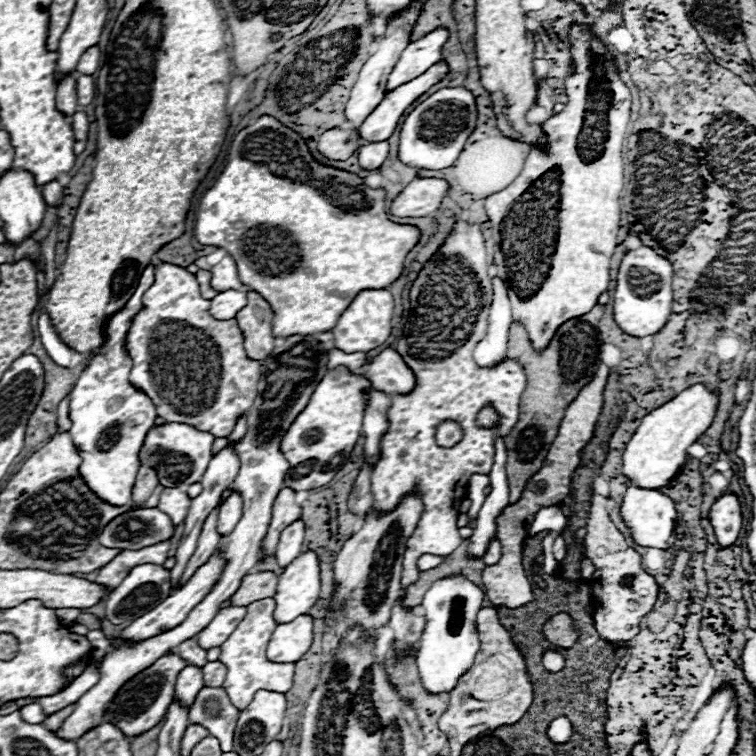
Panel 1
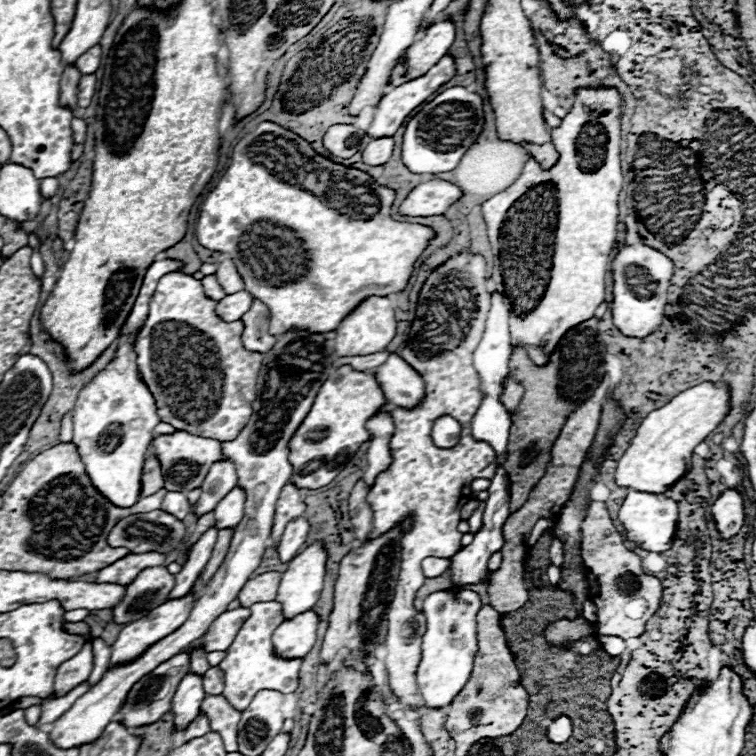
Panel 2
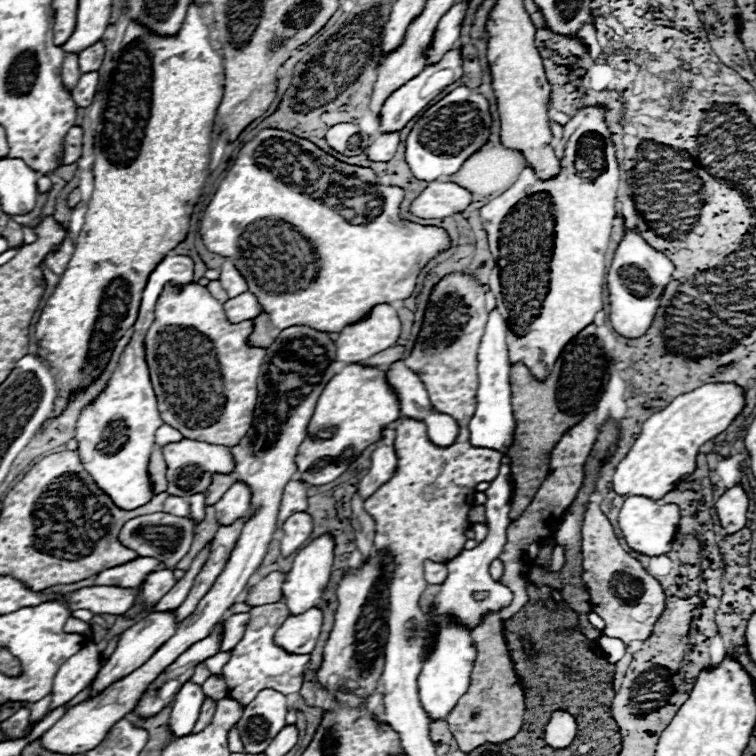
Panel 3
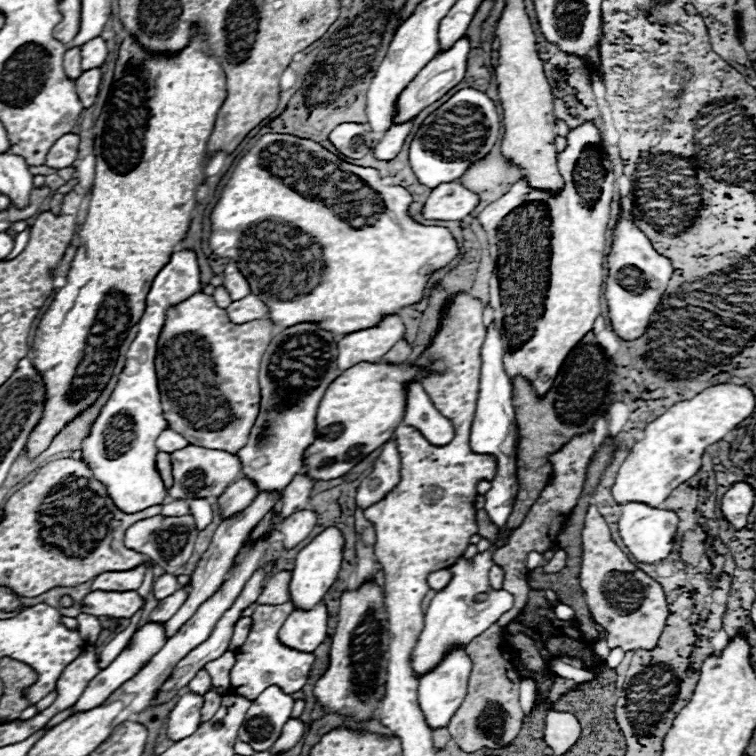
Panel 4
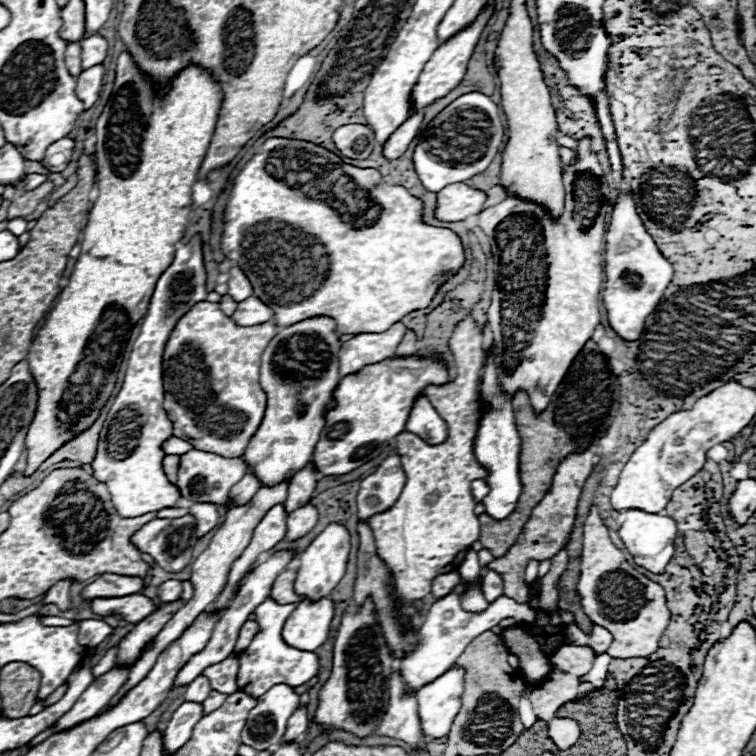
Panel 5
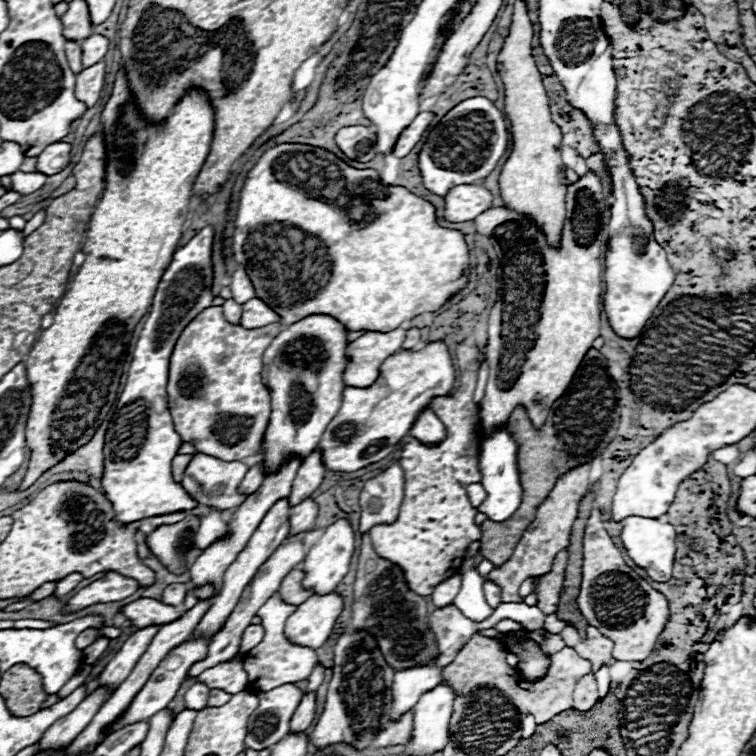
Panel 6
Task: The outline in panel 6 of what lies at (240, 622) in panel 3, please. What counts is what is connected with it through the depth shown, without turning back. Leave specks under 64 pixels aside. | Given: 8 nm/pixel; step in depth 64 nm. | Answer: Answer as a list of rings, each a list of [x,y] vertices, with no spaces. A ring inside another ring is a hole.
[[[250,624],[244,634],[242,634],[242,642],[240,642],[240,652],[250,652],[254,646],[258,646],[258,642],[262,642],[264,638],[264,628]]]

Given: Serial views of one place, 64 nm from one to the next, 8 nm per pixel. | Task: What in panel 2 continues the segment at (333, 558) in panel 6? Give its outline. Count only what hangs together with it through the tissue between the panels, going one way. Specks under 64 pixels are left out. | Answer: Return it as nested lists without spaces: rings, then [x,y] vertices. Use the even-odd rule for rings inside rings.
[[[322,542],[308,546],[304,552],[292,558],[288,570],[282,574],[276,598],[282,602],[284,618],[294,618],[314,608],[324,588],[326,560],[328,554]]]

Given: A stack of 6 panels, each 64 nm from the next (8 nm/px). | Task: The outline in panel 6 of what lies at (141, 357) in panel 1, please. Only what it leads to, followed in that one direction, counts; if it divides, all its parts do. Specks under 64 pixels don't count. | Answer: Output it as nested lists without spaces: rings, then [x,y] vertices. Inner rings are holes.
[[[212,306],[194,318],[182,332],[176,342],[176,348],[170,358],[170,414],[180,438],[188,444],[194,444],[202,454],[214,454],[216,458],[226,460],[244,460],[248,456],[262,454],[264,432],[270,422],[270,392],[262,384],[262,354],[270,346],[272,338],[282,330],[280,324],[270,324],[258,330],[246,330],[242,326],[232,326],[226,322],[222,308]]]

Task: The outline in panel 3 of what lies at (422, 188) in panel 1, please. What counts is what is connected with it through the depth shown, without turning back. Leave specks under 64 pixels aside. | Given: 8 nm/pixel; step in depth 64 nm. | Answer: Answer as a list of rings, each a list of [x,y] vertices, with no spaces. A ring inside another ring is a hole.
[[[436,180],[414,200],[410,212],[418,218],[448,218],[464,212],[470,202],[472,194],[466,188],[454,182]]]

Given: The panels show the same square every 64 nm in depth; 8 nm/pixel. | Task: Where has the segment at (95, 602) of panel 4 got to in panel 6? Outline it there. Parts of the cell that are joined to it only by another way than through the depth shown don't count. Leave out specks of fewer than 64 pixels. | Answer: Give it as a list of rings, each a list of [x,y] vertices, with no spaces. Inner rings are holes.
[[[138,598],[124,606],[122,612],[140,630],[146,626],[166,626],[166,622],[174,622],[174,618],[180,618],[186,610],[180,606],[158,602],[154,598]]]

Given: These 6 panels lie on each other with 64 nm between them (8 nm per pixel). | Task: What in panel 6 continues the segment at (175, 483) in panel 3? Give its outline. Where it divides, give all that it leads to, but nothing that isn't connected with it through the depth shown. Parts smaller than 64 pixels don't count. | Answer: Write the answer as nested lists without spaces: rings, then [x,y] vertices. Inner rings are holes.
[[[196,452],[194,460],[190,462],[190,466],[184,472],[182,486],[198,504],[212,506],[212,508],[218,508],[218,510],[230,510],[230,508],[240,506],[248,498],[246,494],[238,492],[238,486],[240,486],[242,478],[246,476],[246,472],[248,472],[248,466],[244,462],[240,462],[240,460],[224,462],[220,458]]]

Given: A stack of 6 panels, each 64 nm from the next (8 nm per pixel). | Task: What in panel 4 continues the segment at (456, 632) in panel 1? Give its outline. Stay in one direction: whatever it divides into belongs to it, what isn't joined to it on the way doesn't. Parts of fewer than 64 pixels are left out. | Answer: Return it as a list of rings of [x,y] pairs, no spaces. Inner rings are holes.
[[[454,650],[452,654],[448,654],[448,658],[434,672],[420,678],[418,698],[420,698],[420,708],[422,708],[422,714],[424,714],[430,730],[438,730],[438,728],[448,726],[450,718],[456,714],[456,710],[460,708],[460,704],[464,700],[470,670],[472,670],[472,662],[470,662],[470,658],[466,658],[464,650]]]

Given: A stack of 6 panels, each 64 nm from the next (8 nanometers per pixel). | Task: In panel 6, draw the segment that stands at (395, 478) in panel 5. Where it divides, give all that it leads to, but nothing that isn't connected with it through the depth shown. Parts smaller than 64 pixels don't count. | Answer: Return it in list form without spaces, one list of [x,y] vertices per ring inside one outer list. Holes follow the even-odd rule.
[[[392,464],[376,478],[368,480],[360,492],[360,528],[358,532],[370,532],[382,522],[396,522],[404,498],[404,472],[400,464]]]

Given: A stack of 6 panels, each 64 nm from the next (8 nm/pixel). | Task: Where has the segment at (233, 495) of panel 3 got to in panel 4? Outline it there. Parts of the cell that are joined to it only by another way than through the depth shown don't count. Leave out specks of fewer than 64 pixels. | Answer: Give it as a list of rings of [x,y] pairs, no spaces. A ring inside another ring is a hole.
[[[240,478],[238,482],[230,484],[226,488],[226,492],[218,498],[218,510],[220,510],[222,518],[228,518],[228,516],[244,510],[246,506],[250,506],[250,502],[256,498],[256,494],[258,494],[258,488],[248,478]]]

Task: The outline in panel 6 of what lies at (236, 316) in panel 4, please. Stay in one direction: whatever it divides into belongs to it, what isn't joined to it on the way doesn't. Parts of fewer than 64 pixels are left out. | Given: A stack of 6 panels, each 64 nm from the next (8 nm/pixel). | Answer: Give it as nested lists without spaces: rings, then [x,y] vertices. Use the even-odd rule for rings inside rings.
[[[252,298],[250,302],[242,304],[244,312],[242,312],[242,320],[240,324],[248,330],[252,328],[262,328],[262,326],[268,326],[268,324],[276,324],[280,322],[278,314],[274,310],[270,310],[270,306],[266,306],[260,298]]]

